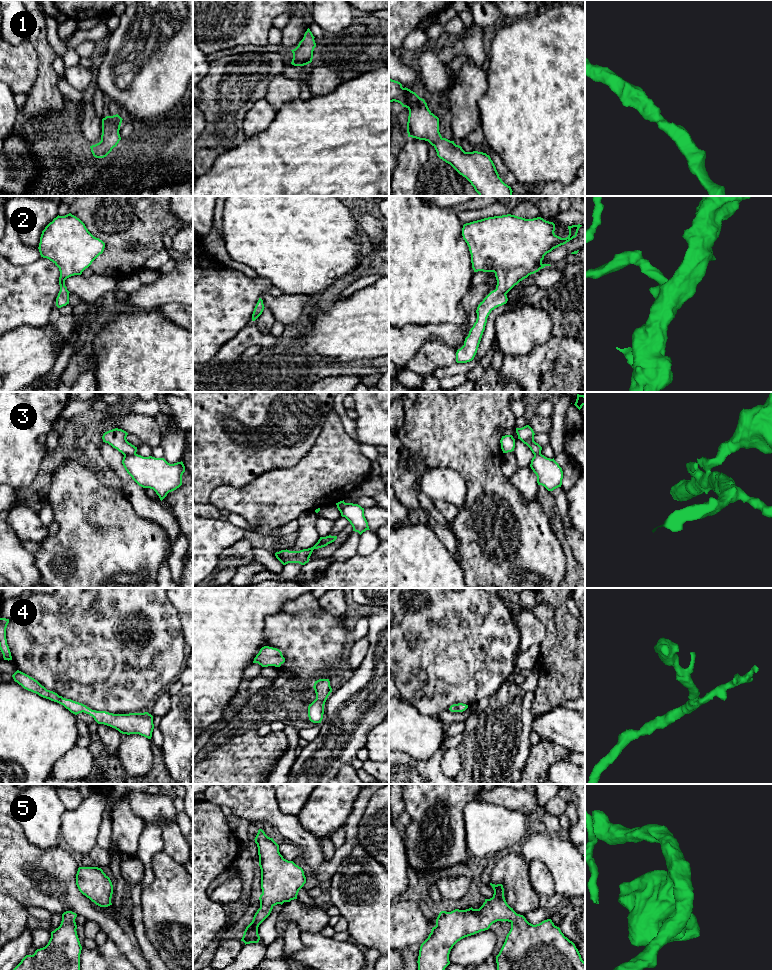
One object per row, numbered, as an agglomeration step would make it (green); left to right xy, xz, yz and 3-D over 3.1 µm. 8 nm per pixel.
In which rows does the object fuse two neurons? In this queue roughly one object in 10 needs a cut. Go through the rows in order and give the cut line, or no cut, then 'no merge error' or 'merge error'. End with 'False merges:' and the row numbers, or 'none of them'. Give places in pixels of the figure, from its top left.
1: no cut; no merge error
2: no cut; no merge error
3: cut in xy along (135, 453), (124, 455); merge error
4: no cut; no merge error
5: no cut; no merge error
False merges: 3

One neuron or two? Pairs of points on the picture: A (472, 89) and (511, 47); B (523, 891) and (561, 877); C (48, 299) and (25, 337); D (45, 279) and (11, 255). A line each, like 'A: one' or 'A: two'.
A: two
B: two
C: two
D: two

